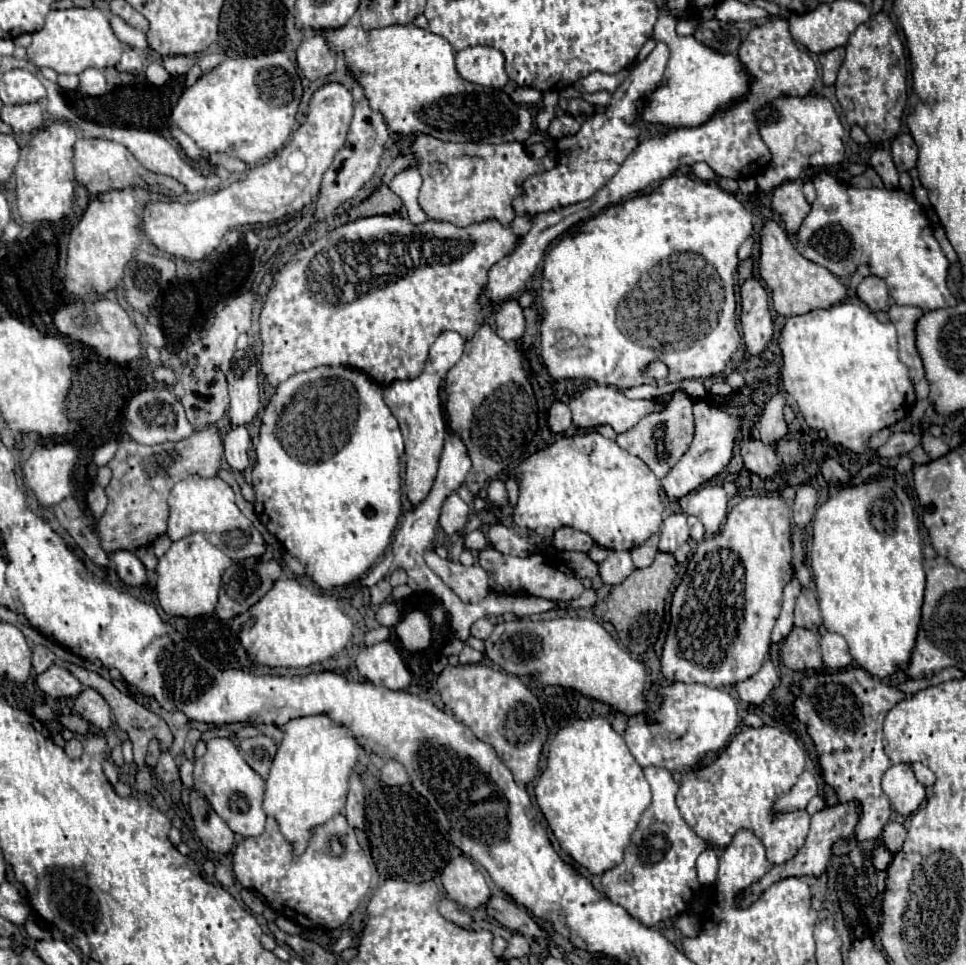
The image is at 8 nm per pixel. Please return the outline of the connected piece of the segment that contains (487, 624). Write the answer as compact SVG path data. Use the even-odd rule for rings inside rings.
M480 618L480 620L476 620L476 622L472 624L472 636L486 640L486 638L490 636L492 628L494 628L494 624L492 624L488 618Z

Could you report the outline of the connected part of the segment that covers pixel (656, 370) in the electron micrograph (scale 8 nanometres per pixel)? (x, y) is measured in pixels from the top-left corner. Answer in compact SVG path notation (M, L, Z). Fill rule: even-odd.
M654 360L646 366L646 376L650 378L666 378L668 376L668 366L662 360Z

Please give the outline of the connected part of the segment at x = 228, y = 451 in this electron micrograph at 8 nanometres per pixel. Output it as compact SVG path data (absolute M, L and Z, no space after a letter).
M244 426L230 428L224 434L224 458L232 470L246 470L248 468L248 448L250 436Z

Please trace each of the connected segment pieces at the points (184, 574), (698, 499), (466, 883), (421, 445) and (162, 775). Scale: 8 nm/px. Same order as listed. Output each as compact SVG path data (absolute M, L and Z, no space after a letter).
M200 532L190 534L178 542L172 542L168 552L160 558L156 574L156 596L162 610L170 616L202 616L212 614L218 602L218 590L222 582L222 572L232 564L232 560L212 546Z
M704 486L688 496L686 514L696 516L704 524L706 534L714 534L726 520L726 504L728 496L722 486Z
M458 856L450 860L440 878L446 894L468 910L484 906L490 898L490 888L484 874L468 856Z
M442 332L436 342L430 346L430 354L426 360L426 368L418 378L412 380L396 380L384 388L386 404L390 406L392 414L398 418L402 434L404 434L404 450L406 456L406 496L416 506L422 502L436 478L438 460L442 454L442 444L446 436L446 424L440 408L440 384L446 372L458 362L464 350L464 340L456 332Z
M164 752L164 754L160 756L160 760L158 760L156 768L154 768L154 774L156 774L156 778L162 780L162 782L172 782L172 780L178 778L178 766L176 766L174 758L172 758L168 752Z

